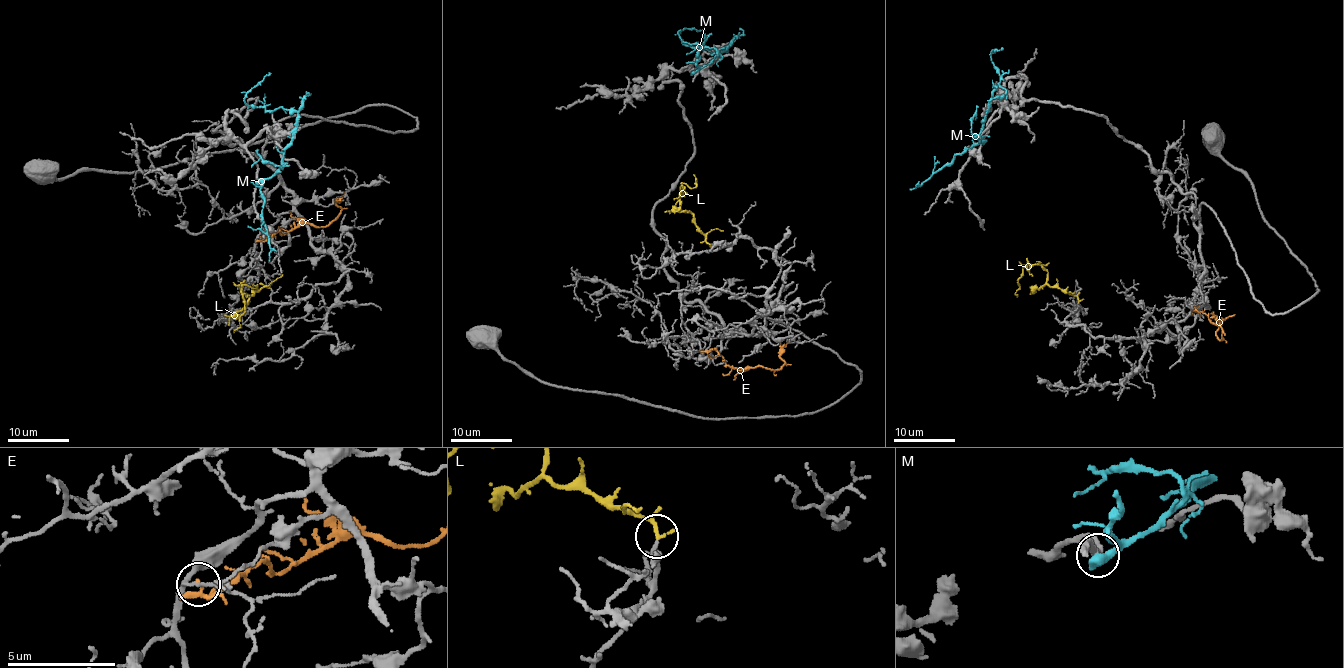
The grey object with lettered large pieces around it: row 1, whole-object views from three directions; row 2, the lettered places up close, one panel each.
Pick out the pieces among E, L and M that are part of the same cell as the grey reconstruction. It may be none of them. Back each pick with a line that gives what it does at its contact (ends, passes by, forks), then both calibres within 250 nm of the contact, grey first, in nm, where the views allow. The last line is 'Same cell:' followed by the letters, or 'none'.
L: it passes by | 130/150 nm
Same cell: L

